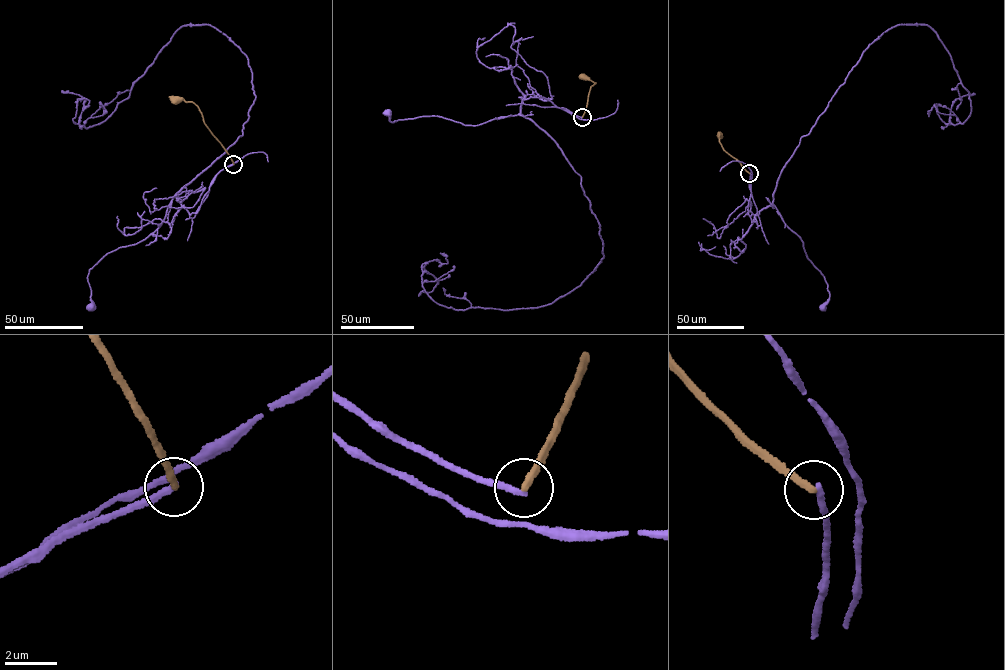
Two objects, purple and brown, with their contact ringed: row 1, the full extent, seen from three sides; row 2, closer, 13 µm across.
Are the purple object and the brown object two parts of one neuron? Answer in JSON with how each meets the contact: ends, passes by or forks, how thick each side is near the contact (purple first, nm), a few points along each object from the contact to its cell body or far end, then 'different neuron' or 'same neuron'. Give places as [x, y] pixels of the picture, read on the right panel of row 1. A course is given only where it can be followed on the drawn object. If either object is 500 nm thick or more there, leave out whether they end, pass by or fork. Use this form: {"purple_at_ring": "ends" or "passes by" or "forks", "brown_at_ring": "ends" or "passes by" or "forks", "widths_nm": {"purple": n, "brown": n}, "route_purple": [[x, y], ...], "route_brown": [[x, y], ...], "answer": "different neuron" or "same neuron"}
{"purple_at_ring": "passes by", "brown_at_ring": "ends", "widths_nm": {"purple": 180, "brown": 240}, "route_purple": [[750, 173], [748, 214], [757, 223], [756, 213], [773, 205], [800, 237], [827, 285], [829, 299], [823, 307]], "route_brown": [[749, 173], [723, 149], [719, 141], [721, 134]], "answer": "different neuron"}

